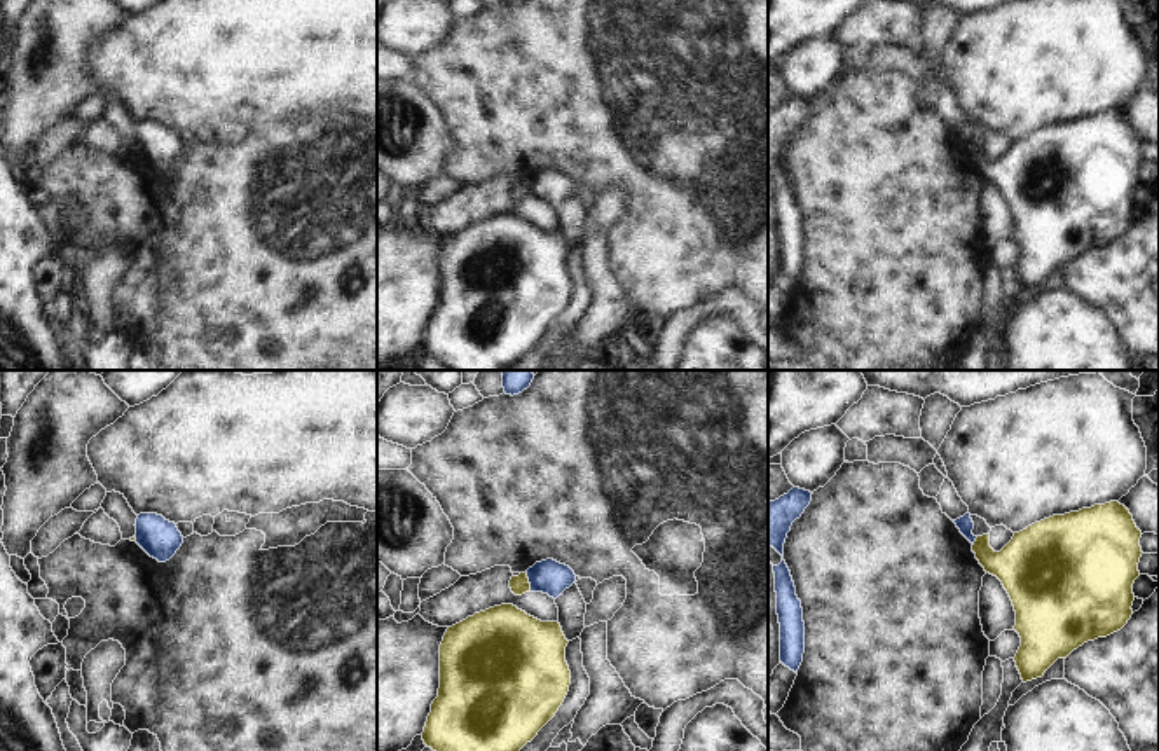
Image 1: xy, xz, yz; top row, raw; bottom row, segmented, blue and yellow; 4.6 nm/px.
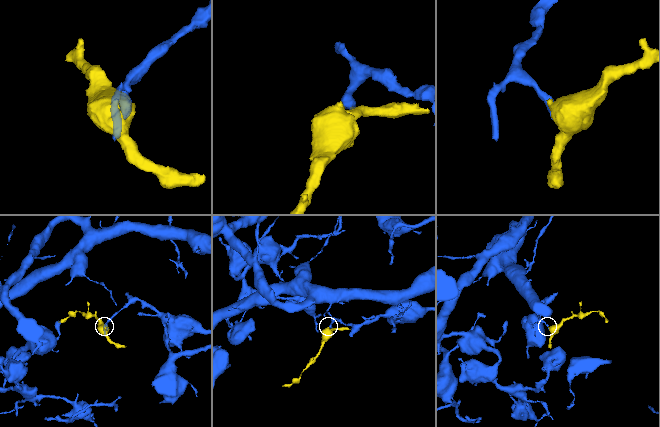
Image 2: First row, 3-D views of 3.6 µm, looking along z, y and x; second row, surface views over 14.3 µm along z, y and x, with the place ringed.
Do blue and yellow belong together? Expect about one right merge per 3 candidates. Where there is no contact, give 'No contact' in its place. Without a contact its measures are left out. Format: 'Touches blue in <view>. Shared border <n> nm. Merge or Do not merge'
Touches blue in xz. Shared border 90 nm. Do not merge

